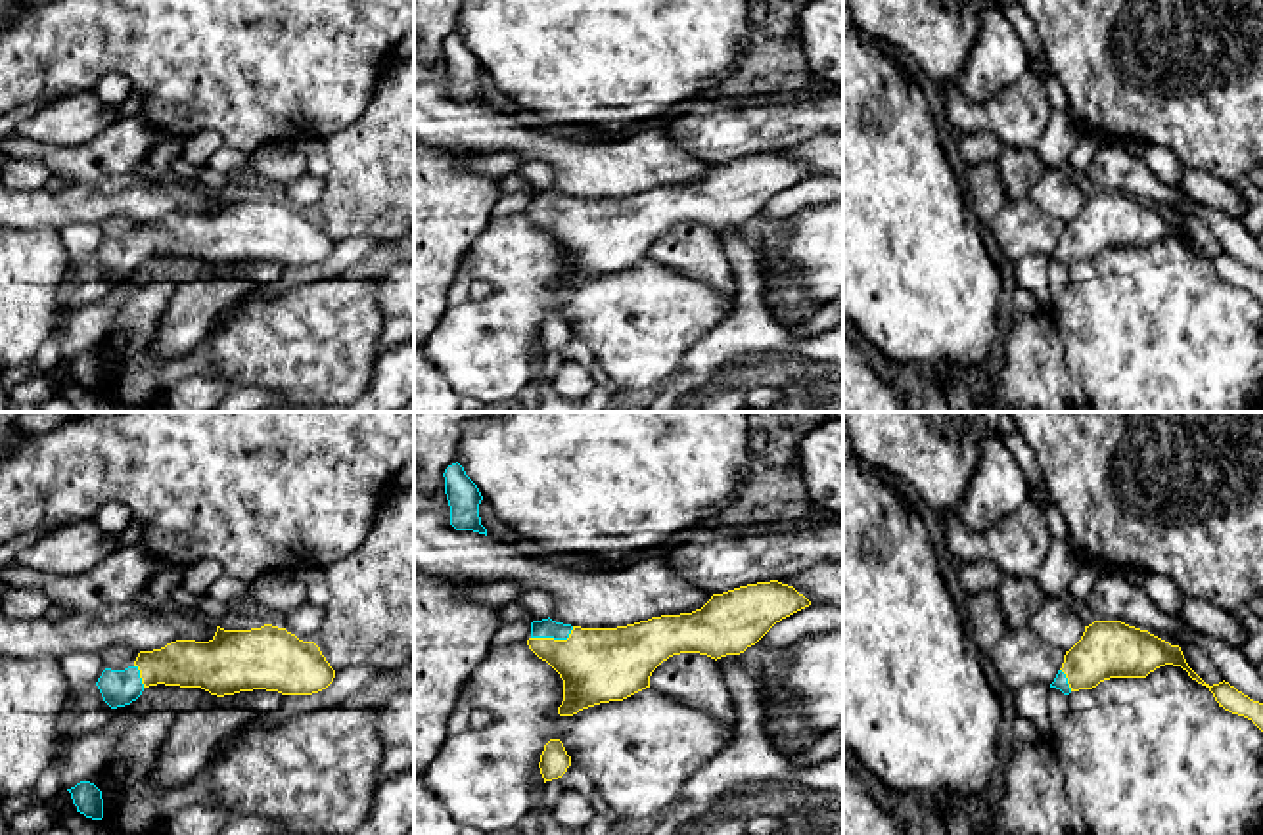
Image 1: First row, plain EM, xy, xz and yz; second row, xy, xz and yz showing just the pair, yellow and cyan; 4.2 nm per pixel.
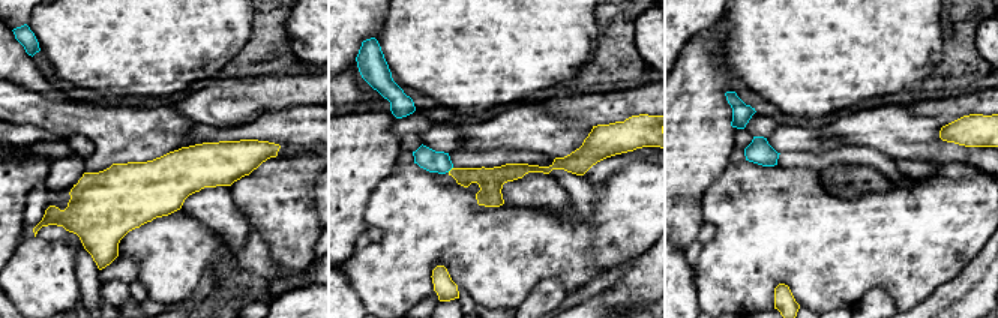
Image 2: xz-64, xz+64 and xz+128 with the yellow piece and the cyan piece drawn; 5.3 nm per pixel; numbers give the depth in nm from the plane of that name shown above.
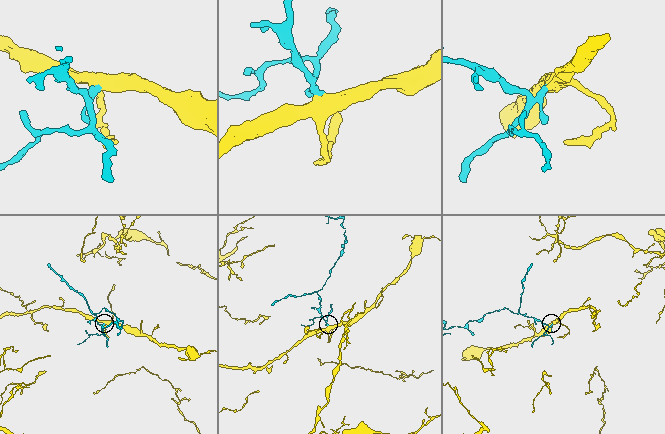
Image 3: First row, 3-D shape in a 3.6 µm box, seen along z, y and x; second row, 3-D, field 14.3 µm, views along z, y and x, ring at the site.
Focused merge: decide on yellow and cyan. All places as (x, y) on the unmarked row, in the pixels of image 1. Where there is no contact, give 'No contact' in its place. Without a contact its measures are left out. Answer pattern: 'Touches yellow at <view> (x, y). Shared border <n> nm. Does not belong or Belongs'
Touches yellow at xz (552, 209). Shared border 190 nm. Belongs

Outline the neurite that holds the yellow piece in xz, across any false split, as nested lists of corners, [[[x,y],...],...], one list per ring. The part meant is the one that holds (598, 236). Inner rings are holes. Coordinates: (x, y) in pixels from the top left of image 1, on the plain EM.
[[[778,151],[740,157],[692,184],[661,186],[617,199],[581,199],[550,188],[531,193],[529,220],[563,251],[560,287],[623,272],[650,259],[652,243],[669,228],[740,226],[776,193],[809,178],[793,157]]]

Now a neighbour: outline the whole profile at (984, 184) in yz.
[[[985,161],[966,167],[964,190],[970,195],[968,207],[979,222],[991,224],[1008,203],[997,161]]]

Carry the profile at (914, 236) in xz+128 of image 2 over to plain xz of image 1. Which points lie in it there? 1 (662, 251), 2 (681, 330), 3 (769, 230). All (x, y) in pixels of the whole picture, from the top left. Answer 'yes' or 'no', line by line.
1: no
2: yes
3: no

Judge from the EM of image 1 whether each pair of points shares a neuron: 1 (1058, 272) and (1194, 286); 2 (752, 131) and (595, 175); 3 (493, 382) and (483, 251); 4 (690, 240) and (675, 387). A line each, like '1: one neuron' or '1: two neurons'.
1: two neurons
2: two neurons
3: one neuron
4: two neurons

